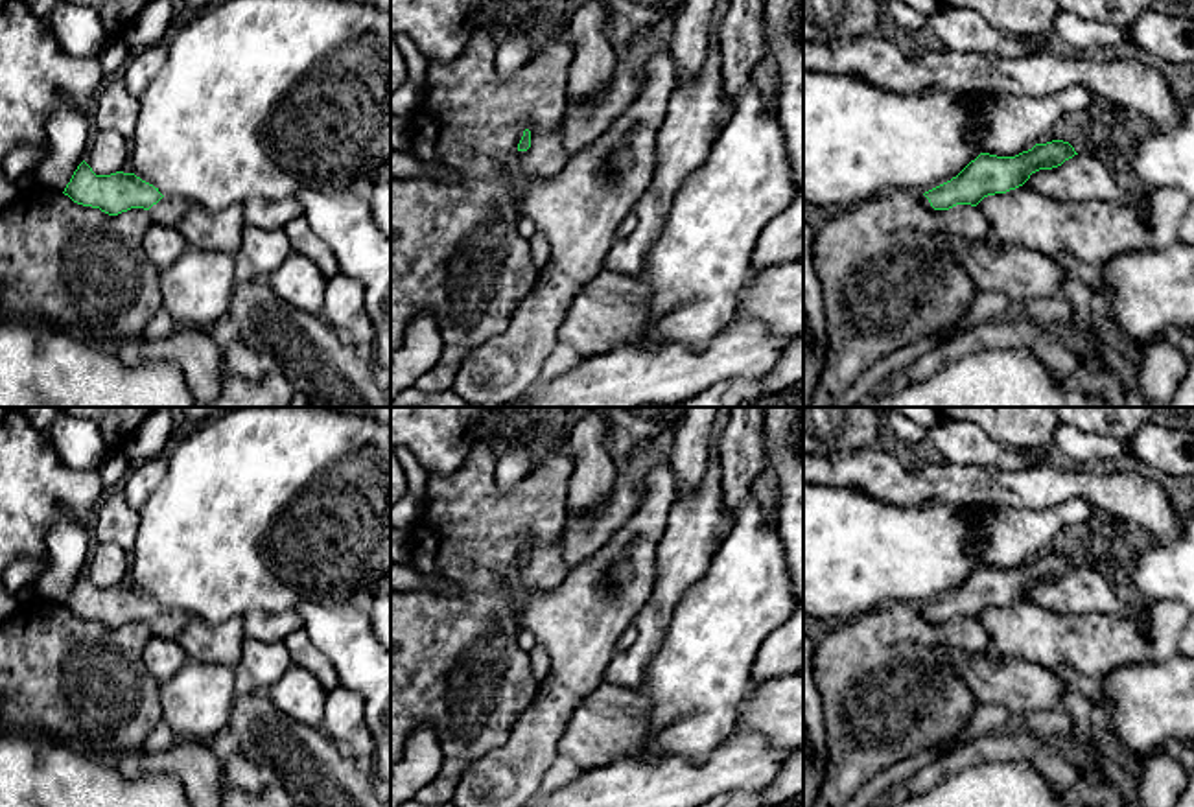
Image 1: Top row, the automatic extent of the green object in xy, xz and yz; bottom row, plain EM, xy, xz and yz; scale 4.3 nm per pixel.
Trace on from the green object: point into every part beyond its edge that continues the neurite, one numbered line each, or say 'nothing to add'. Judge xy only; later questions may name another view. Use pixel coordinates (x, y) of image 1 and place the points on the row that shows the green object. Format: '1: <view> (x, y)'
1: xy (168, 210)

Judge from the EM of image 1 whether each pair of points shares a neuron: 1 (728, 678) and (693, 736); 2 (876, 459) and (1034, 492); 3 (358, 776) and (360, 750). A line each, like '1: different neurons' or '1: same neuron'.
1: same neuron
2: same neuron
3: different neurons

